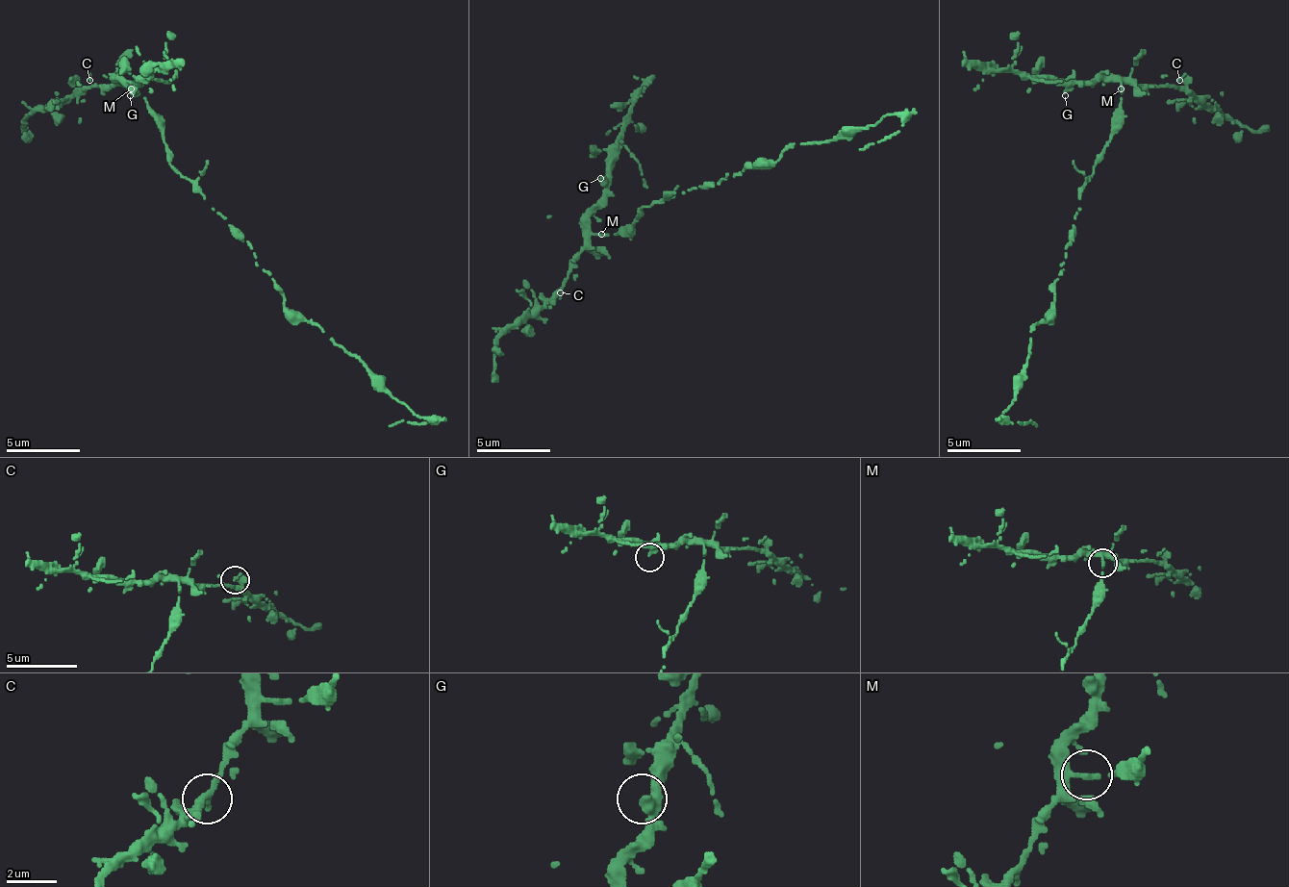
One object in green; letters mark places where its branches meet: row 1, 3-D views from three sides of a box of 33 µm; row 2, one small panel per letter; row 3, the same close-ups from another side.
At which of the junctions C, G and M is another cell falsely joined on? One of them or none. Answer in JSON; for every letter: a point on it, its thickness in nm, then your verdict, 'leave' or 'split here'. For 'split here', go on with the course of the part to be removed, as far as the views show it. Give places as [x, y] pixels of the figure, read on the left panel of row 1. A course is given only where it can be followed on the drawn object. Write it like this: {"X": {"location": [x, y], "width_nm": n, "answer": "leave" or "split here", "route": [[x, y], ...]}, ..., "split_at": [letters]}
{"C": {"location": [89, 80], "width_nm": 240, "answer": "leave"}, "G": {"location": [130, 95], "width_nm": 280, "answer": "leave"}, "M": {"location": [131, 88], "width_nm": 240, "answer": "split here", "route": [[130, 88], [156, 120], [166, 158], [273, 279], [285, 305], [325, 331], [414, 412], [432, 419], [388, 427]]}, "split_at": ["M"]}

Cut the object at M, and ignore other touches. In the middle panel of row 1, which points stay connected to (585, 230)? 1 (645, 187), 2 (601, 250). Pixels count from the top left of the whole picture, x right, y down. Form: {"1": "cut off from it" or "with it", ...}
{"1": "with it", "2": "with it"}

